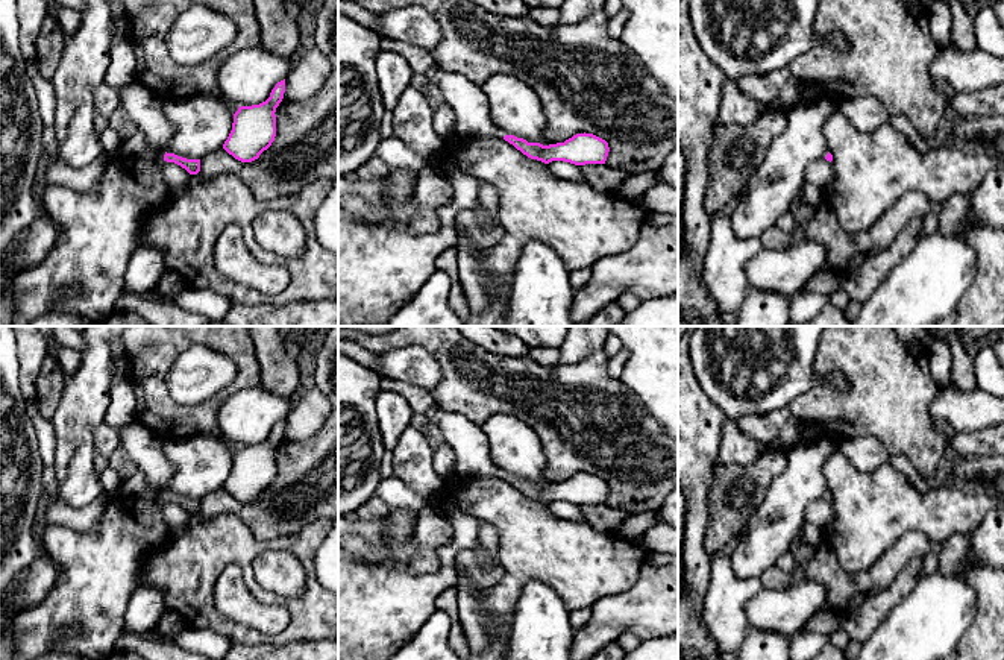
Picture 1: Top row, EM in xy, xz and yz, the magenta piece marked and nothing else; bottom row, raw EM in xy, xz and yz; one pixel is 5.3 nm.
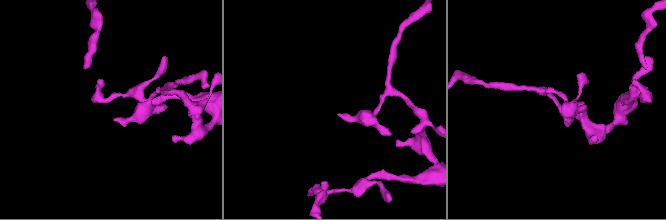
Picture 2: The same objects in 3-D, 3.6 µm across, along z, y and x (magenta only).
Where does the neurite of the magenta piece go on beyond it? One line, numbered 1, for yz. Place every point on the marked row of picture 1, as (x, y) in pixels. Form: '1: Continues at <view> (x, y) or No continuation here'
1: No continuation here

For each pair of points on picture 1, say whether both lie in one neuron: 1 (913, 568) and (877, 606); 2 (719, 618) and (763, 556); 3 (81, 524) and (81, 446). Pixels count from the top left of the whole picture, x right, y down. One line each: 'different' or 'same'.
1: same
2: different
3: different

